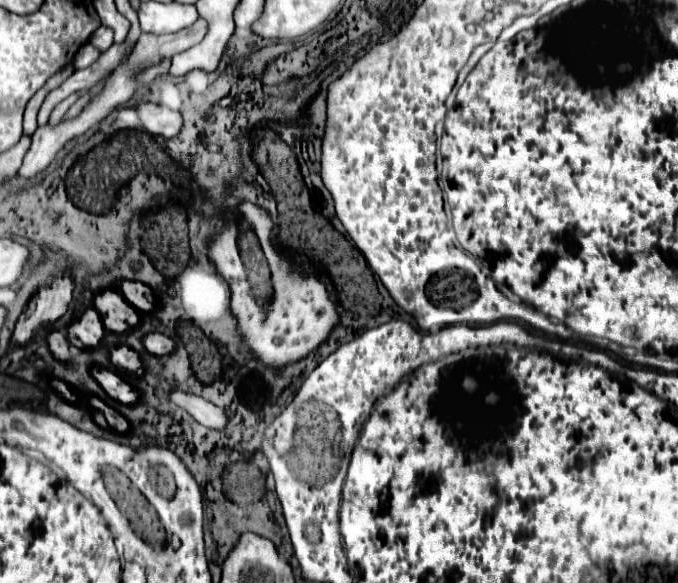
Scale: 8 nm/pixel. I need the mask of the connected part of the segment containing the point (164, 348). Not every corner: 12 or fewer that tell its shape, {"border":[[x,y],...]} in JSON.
{"border":[[159,332],[145,336],[151,354],[169,356],[175,342]]}

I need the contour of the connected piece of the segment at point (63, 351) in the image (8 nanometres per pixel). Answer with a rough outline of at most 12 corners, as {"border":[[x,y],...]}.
{"border":[[61,332],[47,336],[49,348],[59,362],[71,360],[69,340]]}

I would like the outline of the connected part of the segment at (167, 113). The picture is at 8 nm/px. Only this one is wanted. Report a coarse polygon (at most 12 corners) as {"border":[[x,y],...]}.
{"border":[[141,102],[137,110],[151,134],[175,138],[183,116],[167,106]]}

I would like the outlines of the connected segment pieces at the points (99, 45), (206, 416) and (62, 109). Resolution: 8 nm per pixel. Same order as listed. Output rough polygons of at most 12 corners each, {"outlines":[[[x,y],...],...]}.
{"outlines":[[[105,26],[93,32],[93,46],[105,52],[113,44],[113,32]],[[175,390],[171,402],[199,424],[225,430],[225,410],[205,398]],[[76,92],[57,104],[48,124],[56,125],[67,110],[84,94]]]}

